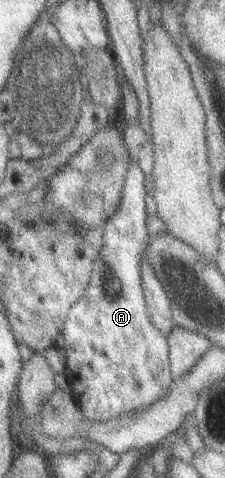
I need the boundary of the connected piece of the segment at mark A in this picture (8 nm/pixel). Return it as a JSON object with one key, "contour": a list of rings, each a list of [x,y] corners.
{"contour":[[[130,161],[120,188],[120,201],[110,219],[106,219],[102,231],[102,246],[91,266],[88,286],[83,294],[70,306],[60,339],[63,341],[65,366],[62,375],[71,389],[74,403],[84,419],[106,421],[154,403],[166,395],[173,380],[167,360],[166,336],[153,326],[147,314],[140,284],[140,265],[148,233],[145,229],[147,215],[144,203],[144,178],[147,175],[136,163]]]}

